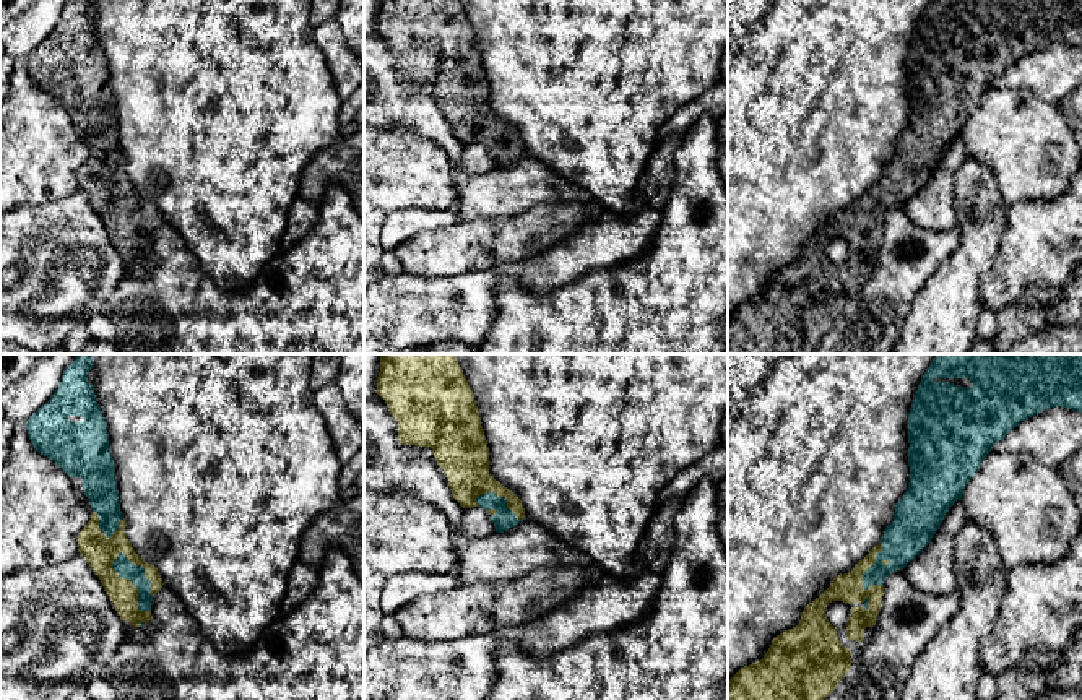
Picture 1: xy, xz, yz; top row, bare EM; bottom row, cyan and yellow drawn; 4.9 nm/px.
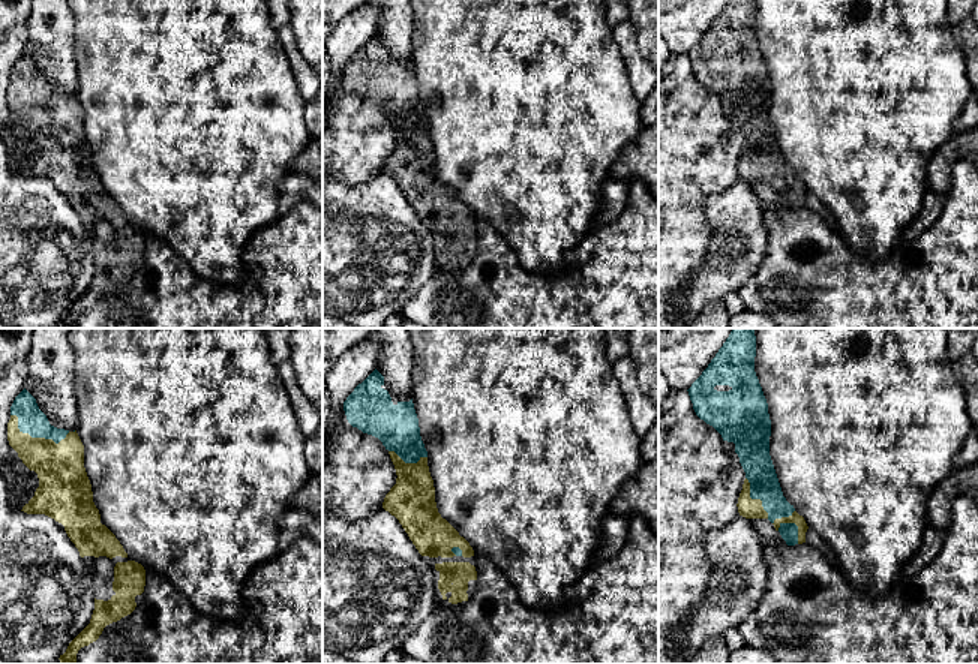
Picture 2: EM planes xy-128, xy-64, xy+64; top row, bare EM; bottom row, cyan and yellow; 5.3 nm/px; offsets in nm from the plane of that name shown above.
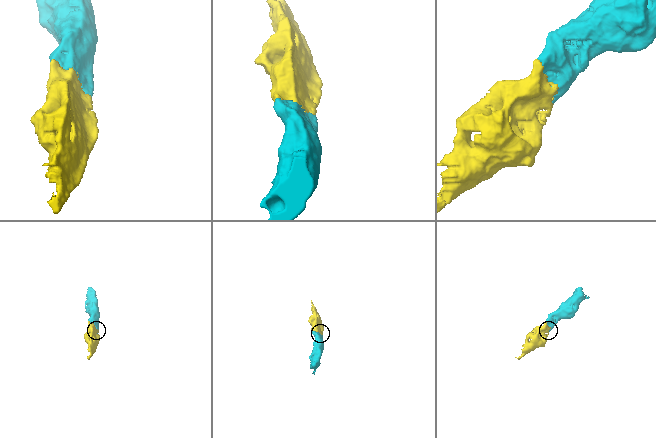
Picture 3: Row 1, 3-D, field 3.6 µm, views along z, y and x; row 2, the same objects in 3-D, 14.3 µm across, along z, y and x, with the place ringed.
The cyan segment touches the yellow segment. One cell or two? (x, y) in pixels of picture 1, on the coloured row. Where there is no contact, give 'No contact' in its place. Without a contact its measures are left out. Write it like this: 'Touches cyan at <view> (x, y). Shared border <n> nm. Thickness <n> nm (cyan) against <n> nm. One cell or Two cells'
Touches cyan at xy (132, 582). Shared border 340 nm. Thickness 90 nm (cyan) against 160 nm. One cell

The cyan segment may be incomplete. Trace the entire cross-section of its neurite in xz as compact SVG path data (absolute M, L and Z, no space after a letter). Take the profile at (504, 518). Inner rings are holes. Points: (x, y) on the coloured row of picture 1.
M382 354L375 393L396 419L401 445L432 448L465 510L487 510L497 533L526 516L522 500L489 474L479 411L455 354Z

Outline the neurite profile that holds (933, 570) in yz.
M957 500L931 542L905 567L905 578L915 590L934 596L959 591L954 541L967 521L963 502Z

